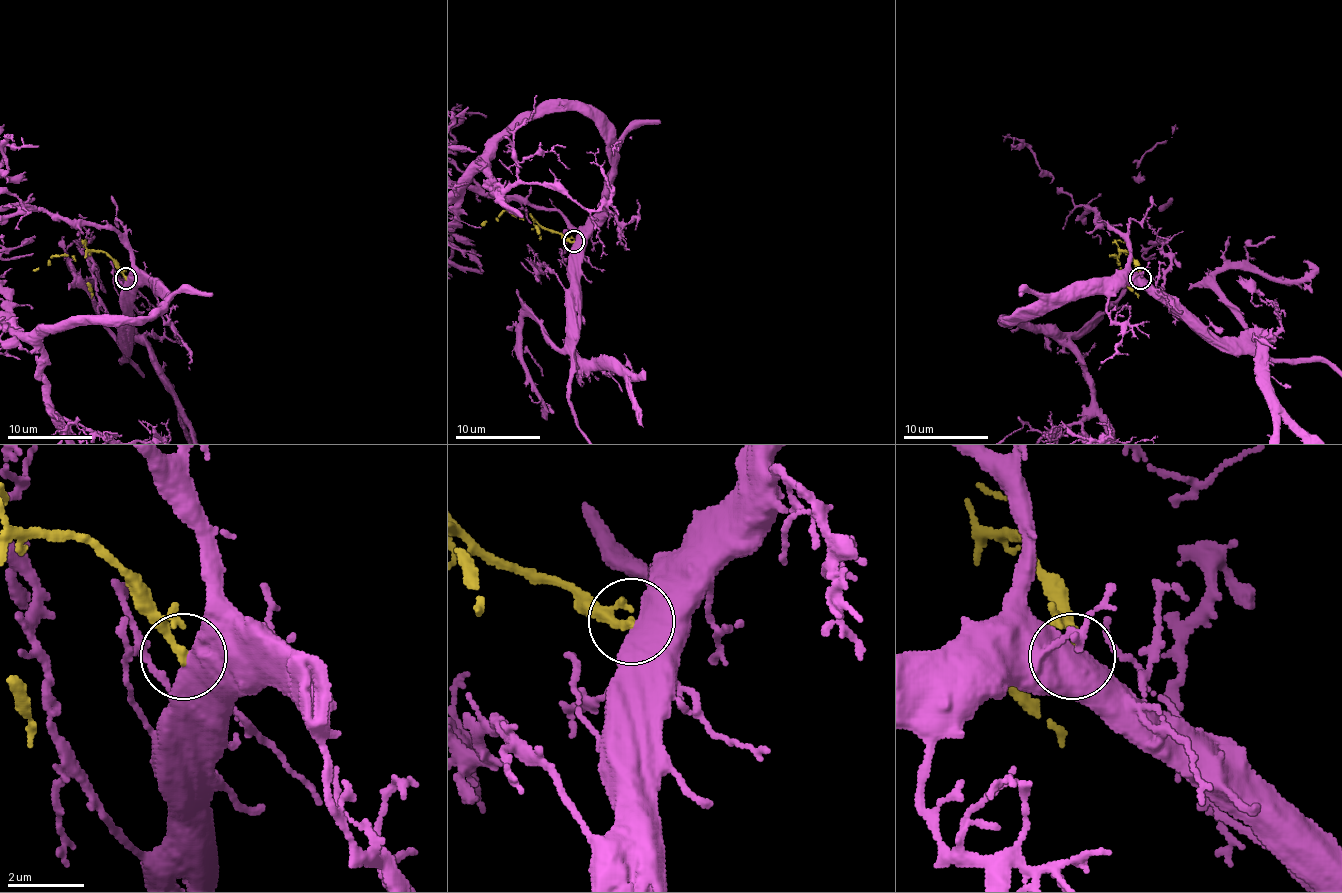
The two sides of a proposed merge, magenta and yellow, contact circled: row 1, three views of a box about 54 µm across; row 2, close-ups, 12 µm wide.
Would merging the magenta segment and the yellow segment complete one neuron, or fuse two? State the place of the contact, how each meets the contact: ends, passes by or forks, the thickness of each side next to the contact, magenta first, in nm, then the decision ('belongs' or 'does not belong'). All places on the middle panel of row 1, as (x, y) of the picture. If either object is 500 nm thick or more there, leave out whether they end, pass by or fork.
at (574, 241); 750 nm thick on the magenta side, 240 nm on the other; does not belong

